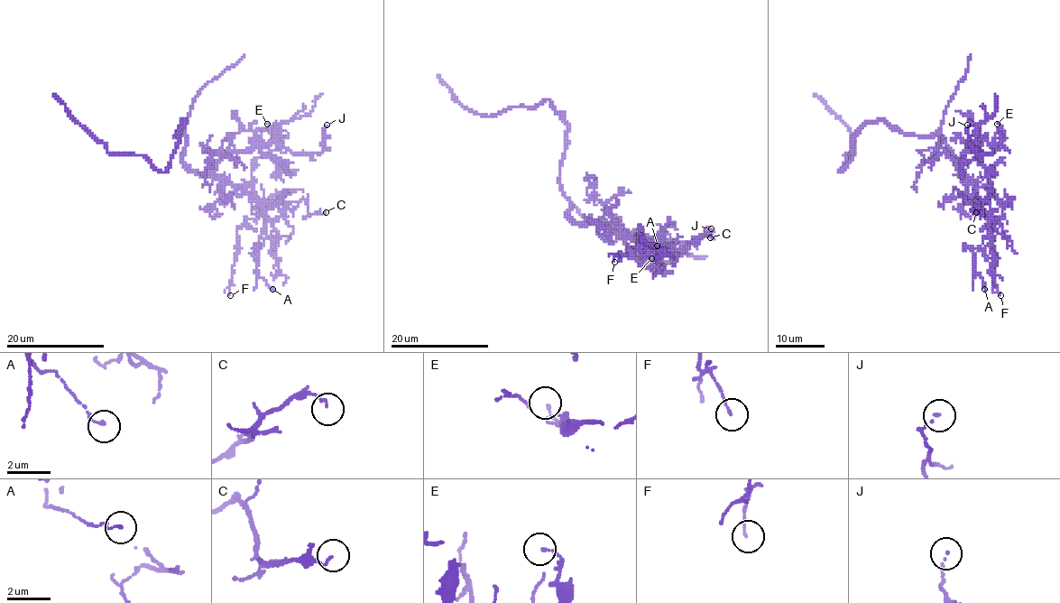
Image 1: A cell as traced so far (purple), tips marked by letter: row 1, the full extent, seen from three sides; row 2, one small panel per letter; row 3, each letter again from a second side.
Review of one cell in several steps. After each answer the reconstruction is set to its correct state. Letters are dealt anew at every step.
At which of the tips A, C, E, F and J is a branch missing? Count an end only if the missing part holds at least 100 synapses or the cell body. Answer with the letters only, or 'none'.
none

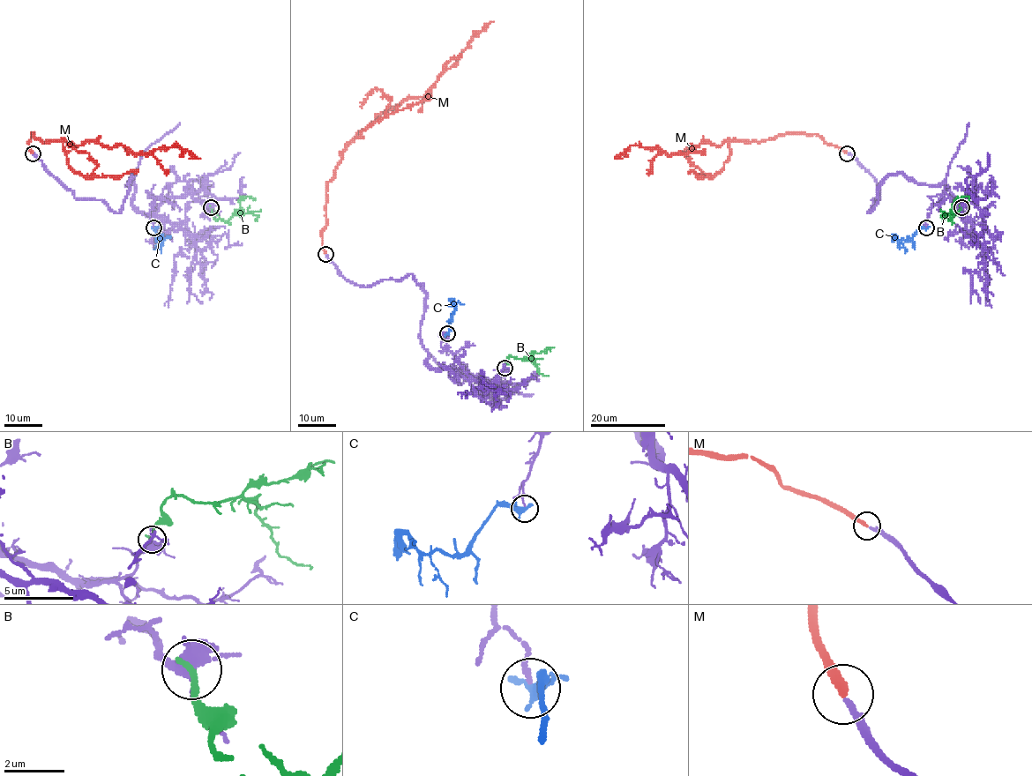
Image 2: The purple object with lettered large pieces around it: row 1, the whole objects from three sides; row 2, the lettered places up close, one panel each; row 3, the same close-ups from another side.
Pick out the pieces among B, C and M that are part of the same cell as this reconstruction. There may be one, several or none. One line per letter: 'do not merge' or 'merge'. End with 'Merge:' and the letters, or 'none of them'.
B: do not merge
C: do not merge
M: merge
Merge: M

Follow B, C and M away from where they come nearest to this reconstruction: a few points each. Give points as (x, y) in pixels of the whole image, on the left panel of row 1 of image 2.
B: (211, 208), (215, 218), (227, 221), (245, 197), (253, 197), (253, 200)
C: (153, 227), (155, 237), (162, 240), (161, 235), (154, 240)
M: (32, 153), (28, 144), (32, 133), (41, 140), (75, 145), (123, 145), (132, 153), (179, 145), (201, 158)

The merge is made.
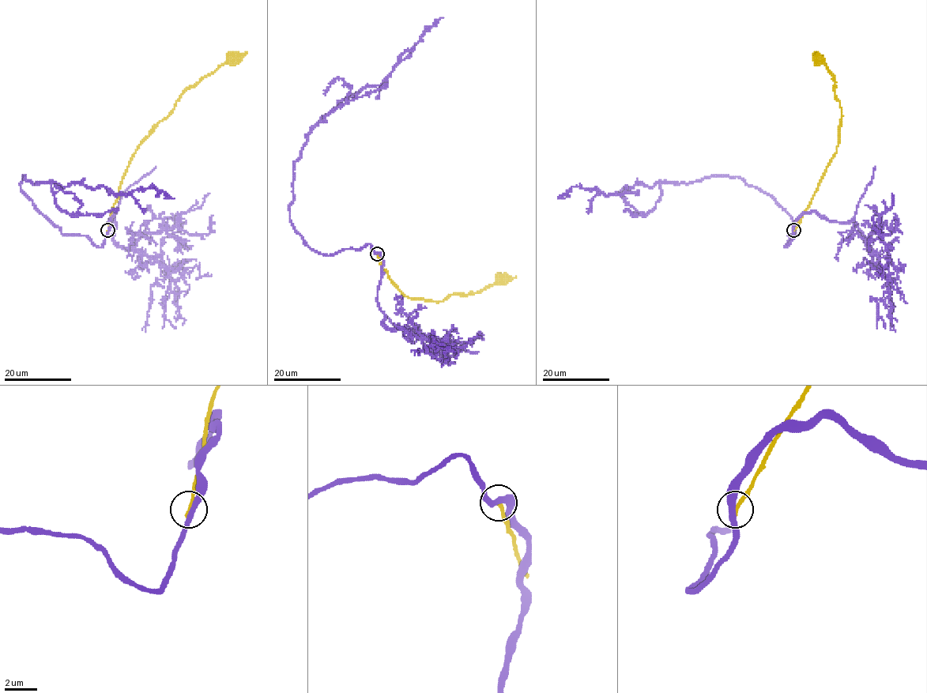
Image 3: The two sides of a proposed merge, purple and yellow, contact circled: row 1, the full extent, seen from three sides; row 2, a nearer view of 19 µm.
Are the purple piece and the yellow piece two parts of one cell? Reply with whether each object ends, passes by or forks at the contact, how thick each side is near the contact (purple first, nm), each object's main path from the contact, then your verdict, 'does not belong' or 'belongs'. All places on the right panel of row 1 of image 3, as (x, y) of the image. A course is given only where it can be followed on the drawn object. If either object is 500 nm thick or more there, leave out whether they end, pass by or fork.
purple passes by; yellow ends; calibres 340 and 240 nm; course purple (793, 230), (784, 246), (795, 232), (791, 216), (737, 177), (638, 183), (622, 193), (572, 186), (557, 198); course yellow (793, 230), (838, 143), (840, 102), (834, 92), (833, 76), (823, 62), (815, 58), (816, 57); does not belong

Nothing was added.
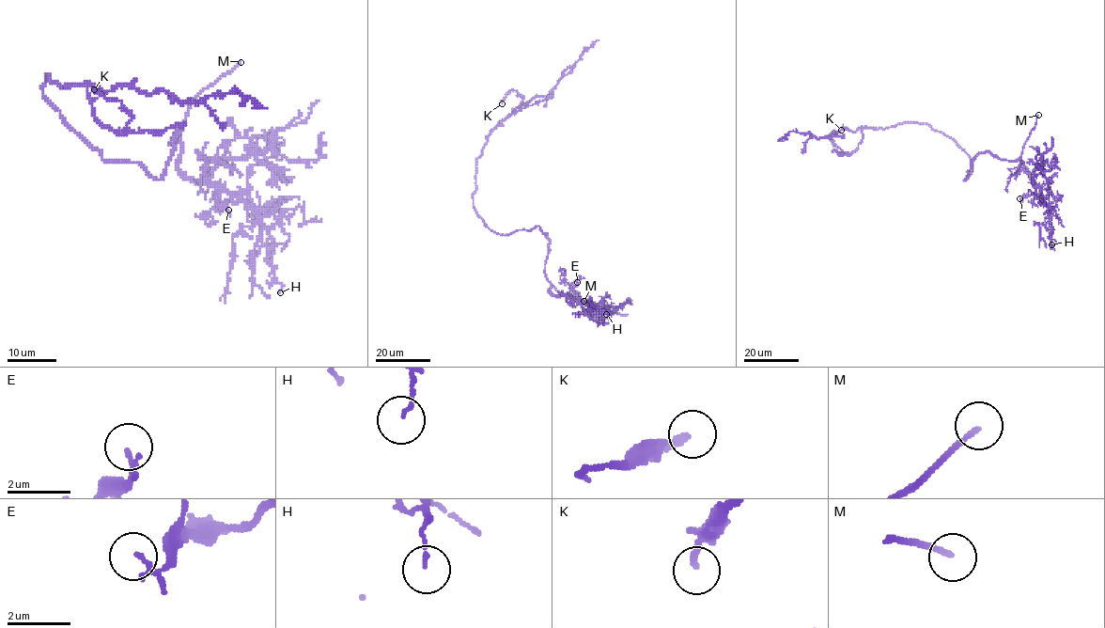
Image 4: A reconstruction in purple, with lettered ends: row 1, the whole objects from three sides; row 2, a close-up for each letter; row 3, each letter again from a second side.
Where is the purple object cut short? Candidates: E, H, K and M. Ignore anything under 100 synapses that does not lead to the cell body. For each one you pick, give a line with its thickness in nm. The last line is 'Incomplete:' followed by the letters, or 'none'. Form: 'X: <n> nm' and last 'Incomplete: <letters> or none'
M: 150 nm
Incomplete: M

